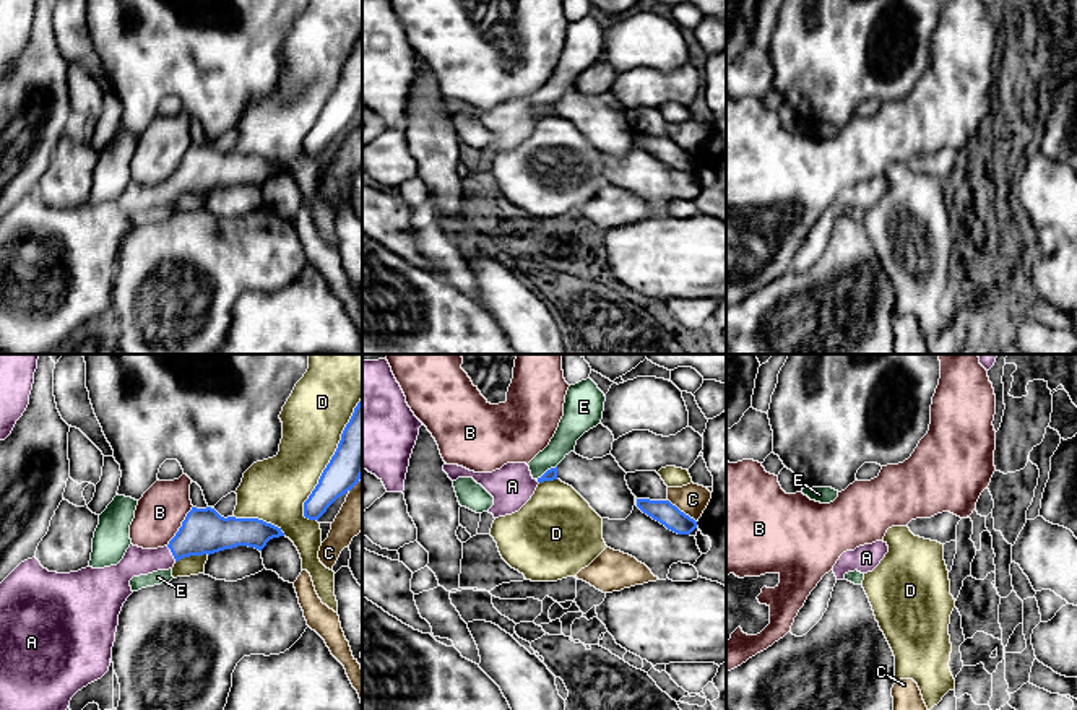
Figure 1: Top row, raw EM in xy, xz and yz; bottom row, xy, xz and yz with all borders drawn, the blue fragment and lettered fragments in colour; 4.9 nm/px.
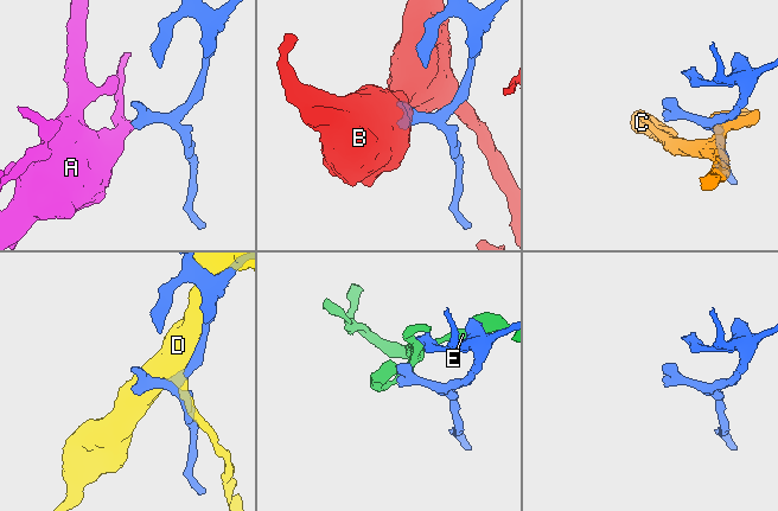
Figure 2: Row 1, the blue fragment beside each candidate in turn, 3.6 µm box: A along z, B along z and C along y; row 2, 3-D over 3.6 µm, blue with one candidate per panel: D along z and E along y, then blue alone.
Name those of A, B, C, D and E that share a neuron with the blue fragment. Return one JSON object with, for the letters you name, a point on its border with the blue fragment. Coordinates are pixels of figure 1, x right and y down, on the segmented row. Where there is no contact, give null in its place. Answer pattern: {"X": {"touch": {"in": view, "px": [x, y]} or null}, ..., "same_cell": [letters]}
{"A": {"touch": {"in": "xy", "px": [173, 554]}}, "same_cell": ["A"]}

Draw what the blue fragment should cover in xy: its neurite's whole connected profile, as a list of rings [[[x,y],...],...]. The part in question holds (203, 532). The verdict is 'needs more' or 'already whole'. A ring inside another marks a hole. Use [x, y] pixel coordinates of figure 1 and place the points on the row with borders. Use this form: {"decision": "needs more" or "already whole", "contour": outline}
{"decision": "needs more", "contour": [[[197,509],[187,513],[182,526],[167,546],[143,549],[130,544],[117,565],[78,572],[49,572],[32,557],[21,562],[0,583],[0,710],[67,710],[71,697],[88,684],[101,679],[110,666],[112,647],[123,603],[133,593],[130,580],[158,570],[169,570],[184,557],[214,554],[237,546],[262,551],[273,538],[284,536],[281,528],[258,518],[221,517],[214,509]]]}

